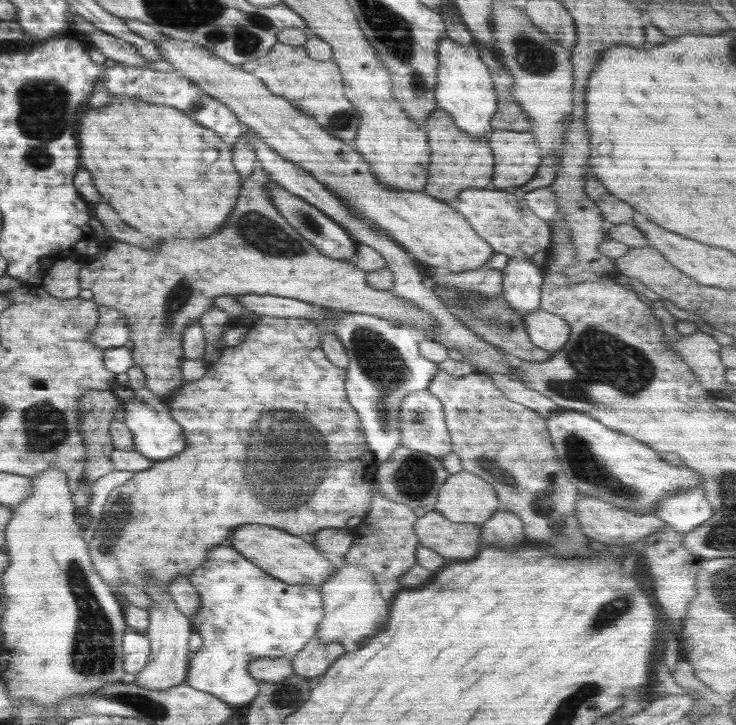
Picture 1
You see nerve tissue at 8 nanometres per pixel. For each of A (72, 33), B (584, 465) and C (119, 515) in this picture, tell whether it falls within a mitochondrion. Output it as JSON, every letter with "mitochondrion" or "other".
{"A":"other","B":"mitochondrion","C":"mitochondrion"}

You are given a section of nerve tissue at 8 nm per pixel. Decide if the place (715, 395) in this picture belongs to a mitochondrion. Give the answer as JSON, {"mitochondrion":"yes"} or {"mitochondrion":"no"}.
{"mitochondrion":"no"}

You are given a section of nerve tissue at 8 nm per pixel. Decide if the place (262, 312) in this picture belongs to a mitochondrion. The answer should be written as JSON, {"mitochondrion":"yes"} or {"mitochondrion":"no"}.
{"mitochondrion":"no"}

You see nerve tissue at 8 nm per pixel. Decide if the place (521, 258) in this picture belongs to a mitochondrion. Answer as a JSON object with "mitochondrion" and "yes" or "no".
{"mitochondrion":"no"}

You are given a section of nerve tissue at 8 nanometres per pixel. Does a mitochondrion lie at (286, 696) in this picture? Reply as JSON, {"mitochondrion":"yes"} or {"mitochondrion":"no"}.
{"mitochondrion":"yes"}

